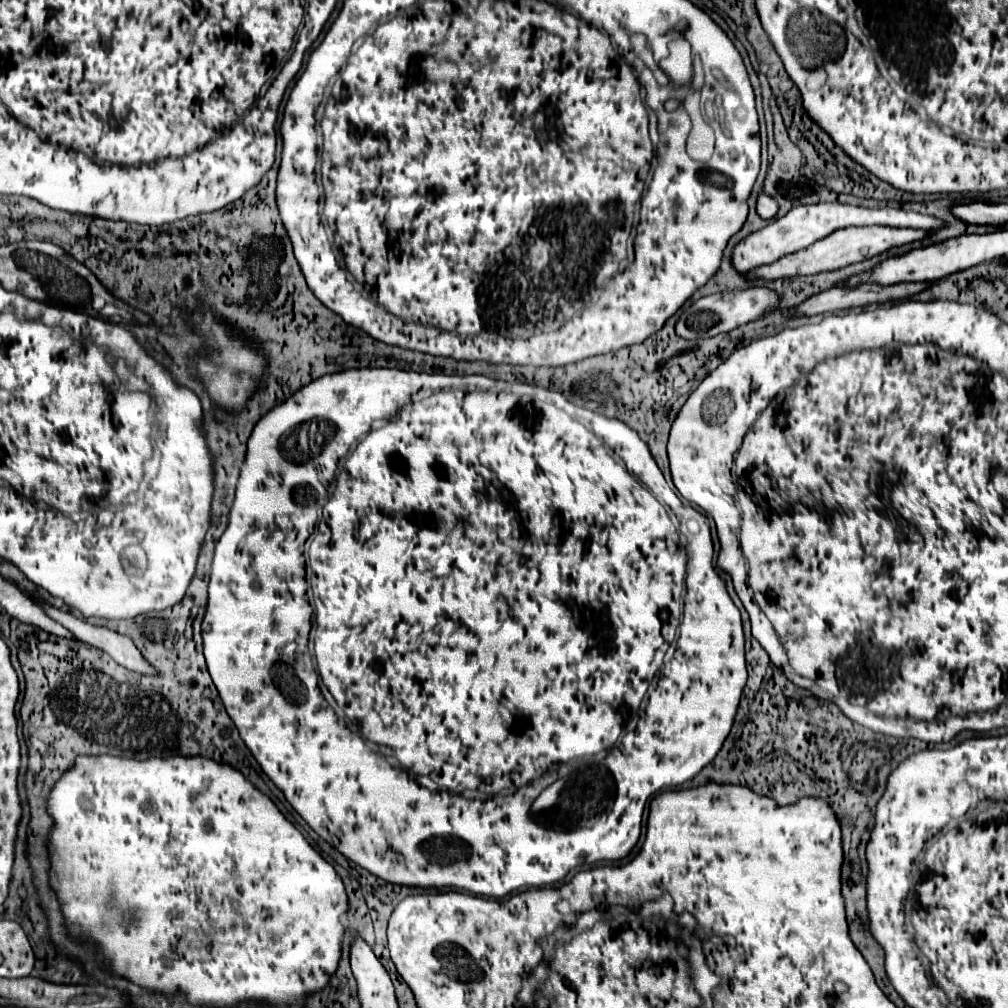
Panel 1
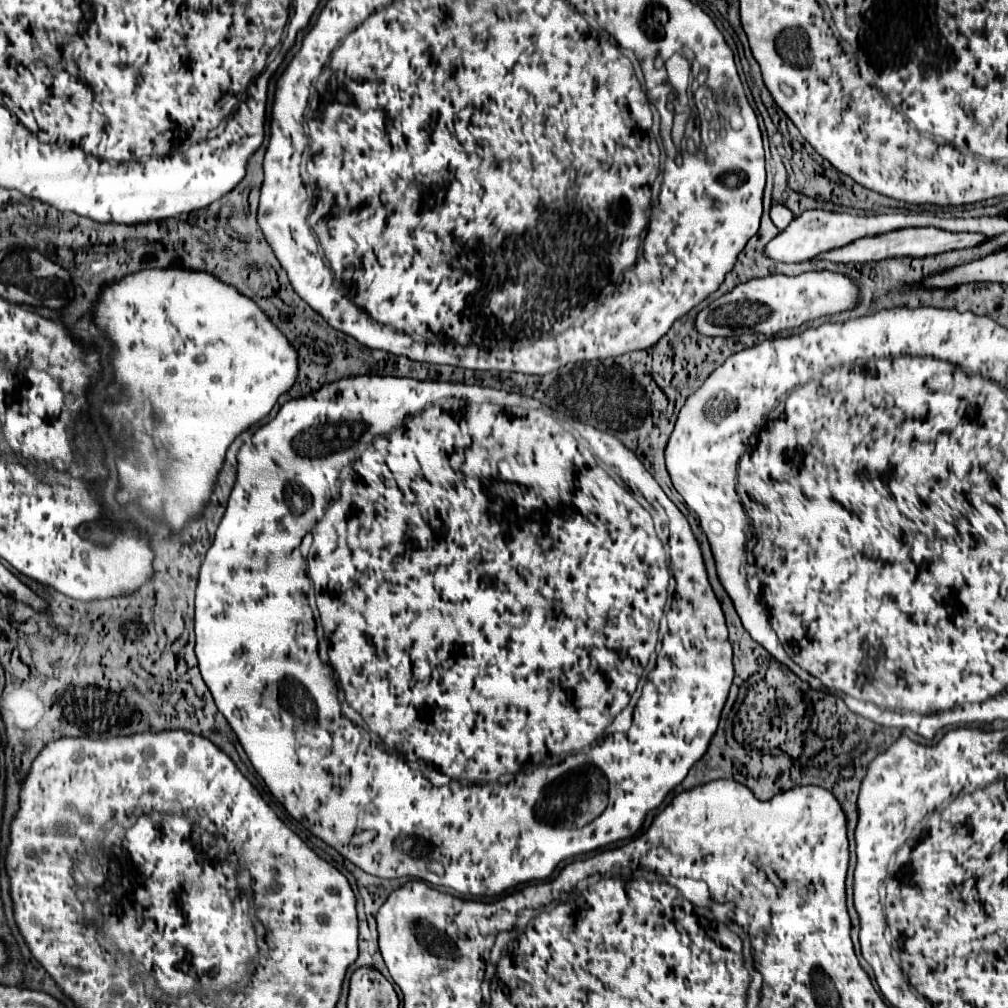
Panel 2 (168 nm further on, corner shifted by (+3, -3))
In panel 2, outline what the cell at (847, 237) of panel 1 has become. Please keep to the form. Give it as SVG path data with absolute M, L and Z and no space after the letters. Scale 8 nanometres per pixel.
M921 227L921 229L897 229L897 231L889 231L889 233L881 233L881 235L871 235L871 237L861 237L855 239L843 247L831 249L827 253L817 255L815 259L819 261L833 261L833 263L871 263L871 261L881 261L887 257L901 257L901 255L909 255L909 257L927 257L927 255L935 255L935 253L943 253L943 251L951 251L951 249L961 249L961 247L971 247L985 241L985 235L977 235L977 233L949 233L937 227Z

